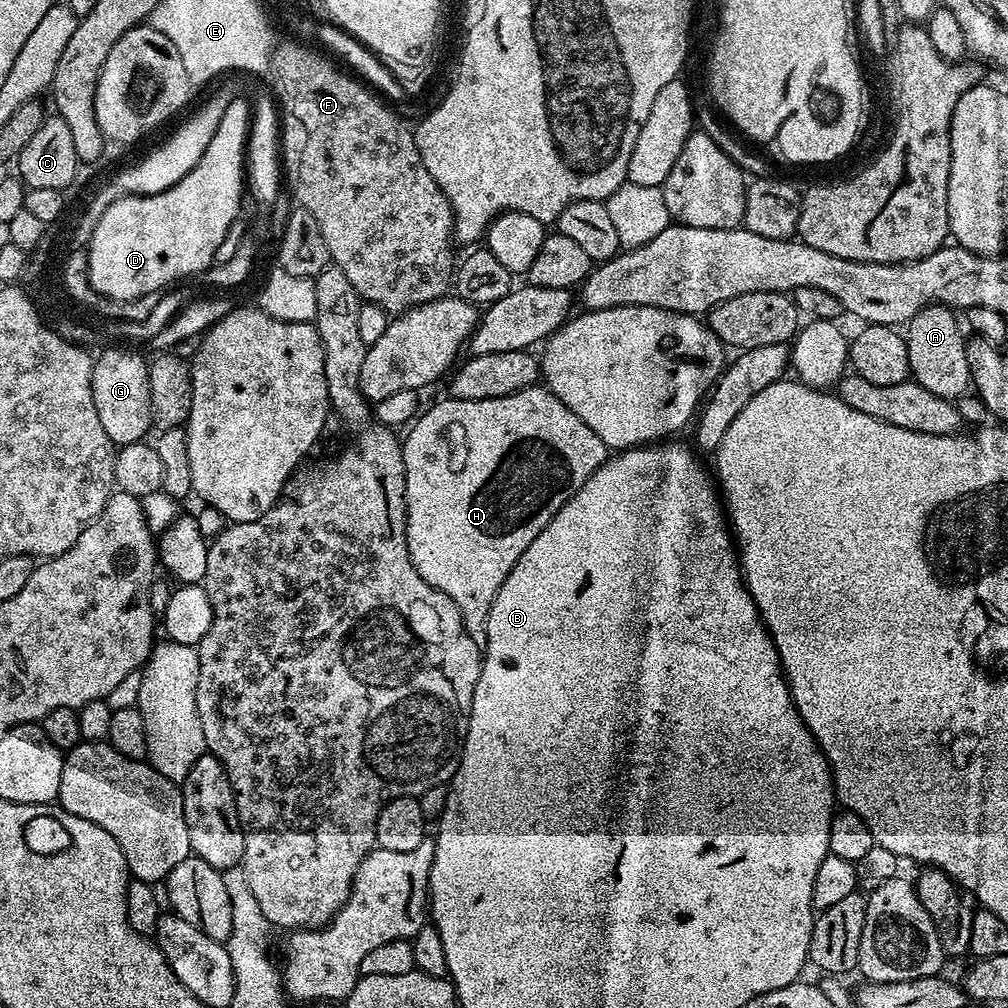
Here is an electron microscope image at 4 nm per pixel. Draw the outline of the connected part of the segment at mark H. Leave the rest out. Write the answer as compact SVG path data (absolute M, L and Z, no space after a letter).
M544 386L523 388L520 392L506 394L502 398L481 400L445 398L438 401L433 408L425 407L412 420L407 431L409 431L408 437L405 435L402 440L406 482L404 513L406 514L406 542L410 550L410 558L414 562L414 570L418 570L418 574L422 574L422 578L430 582L430 586L434 586L439 592L445 592L452 599L454 606L458 606L462 614L466 634L470 634L470 638L474 638L474 642L482 646L486 642L490 606L502 582L506 582L506 574L510 574L514 562L522 558L522 550L526 550L526 546L530 546L530 542L534 542L534 538L542 534L546 522L550 522L550 518L554 518L554 514L558 514L562 506L566 506L566 502L582 487L586 478L590 478L590 474L594 474L604 465L610 455L610 449L602 442L602 438L598 438L598 434L594 434L594 430L590 430L590 426L586 426L586 422L582 422L582 418L578 418L578 414L574 414L574 410L570 410L570 406L563 404Z

